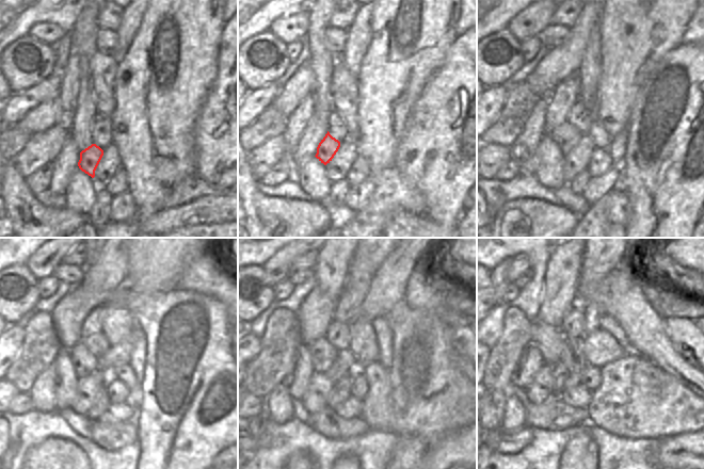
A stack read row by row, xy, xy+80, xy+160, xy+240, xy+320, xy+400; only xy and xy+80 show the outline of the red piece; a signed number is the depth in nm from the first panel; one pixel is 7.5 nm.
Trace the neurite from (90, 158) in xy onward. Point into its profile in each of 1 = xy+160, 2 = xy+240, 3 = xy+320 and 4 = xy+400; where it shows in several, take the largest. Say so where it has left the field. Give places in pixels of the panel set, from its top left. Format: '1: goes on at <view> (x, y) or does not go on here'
1: goes on at xy+160 (565, 135)
2: goes on at xy+240 (84, 362)
3: goes on at xy+320 (322, 354)
4: goes on at xy+400 (549, 340)

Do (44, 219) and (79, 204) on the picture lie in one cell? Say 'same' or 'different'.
different

